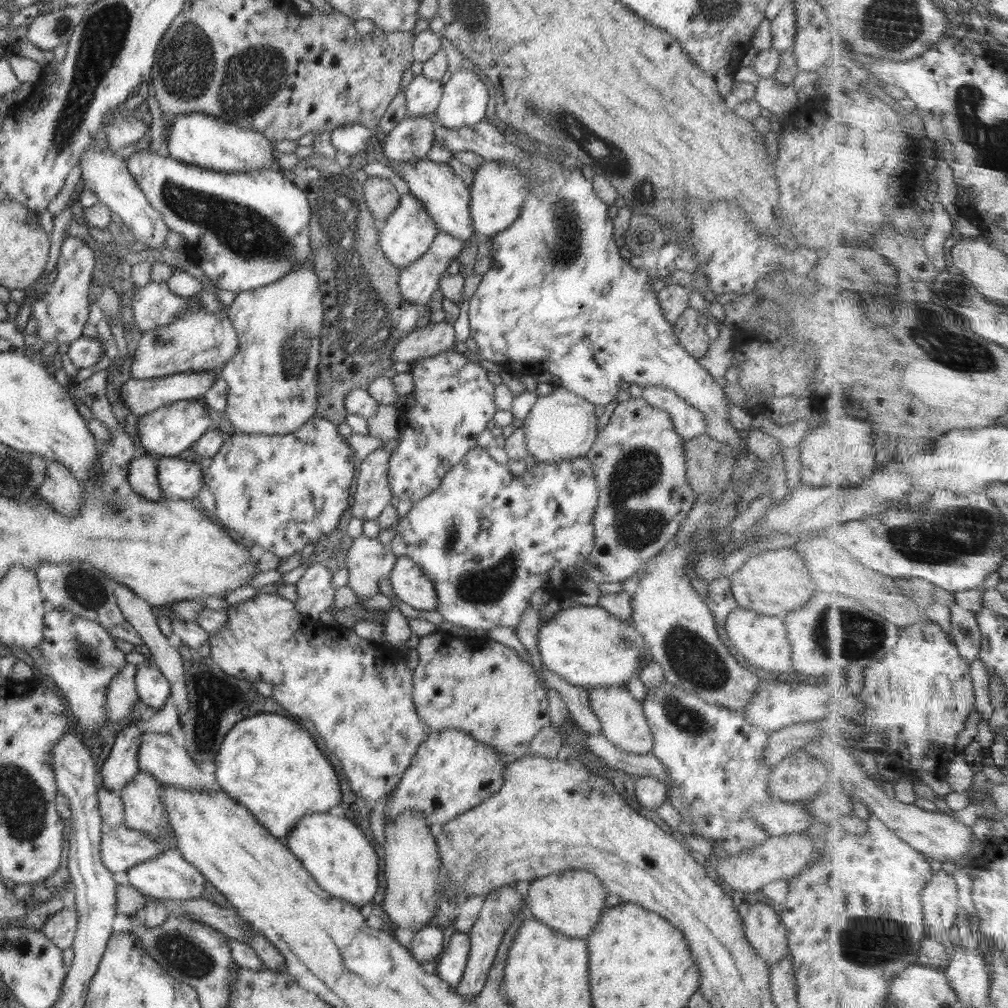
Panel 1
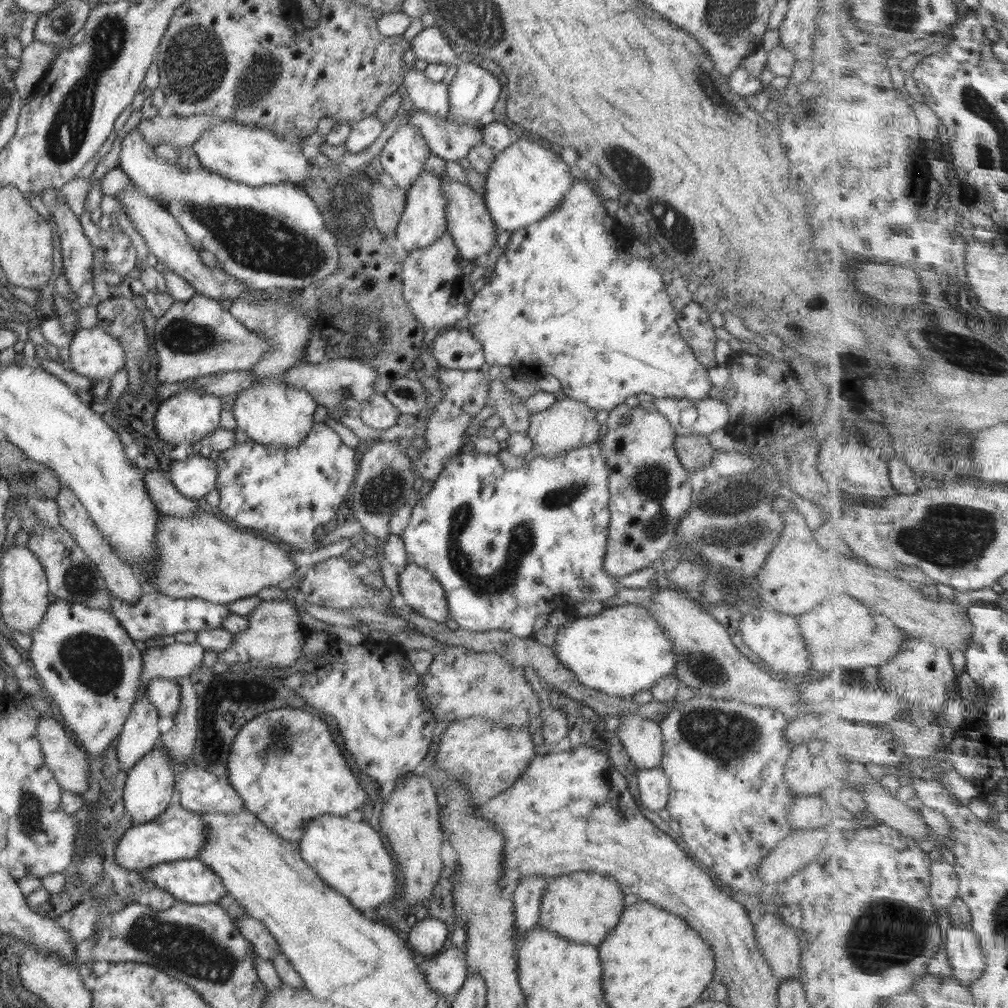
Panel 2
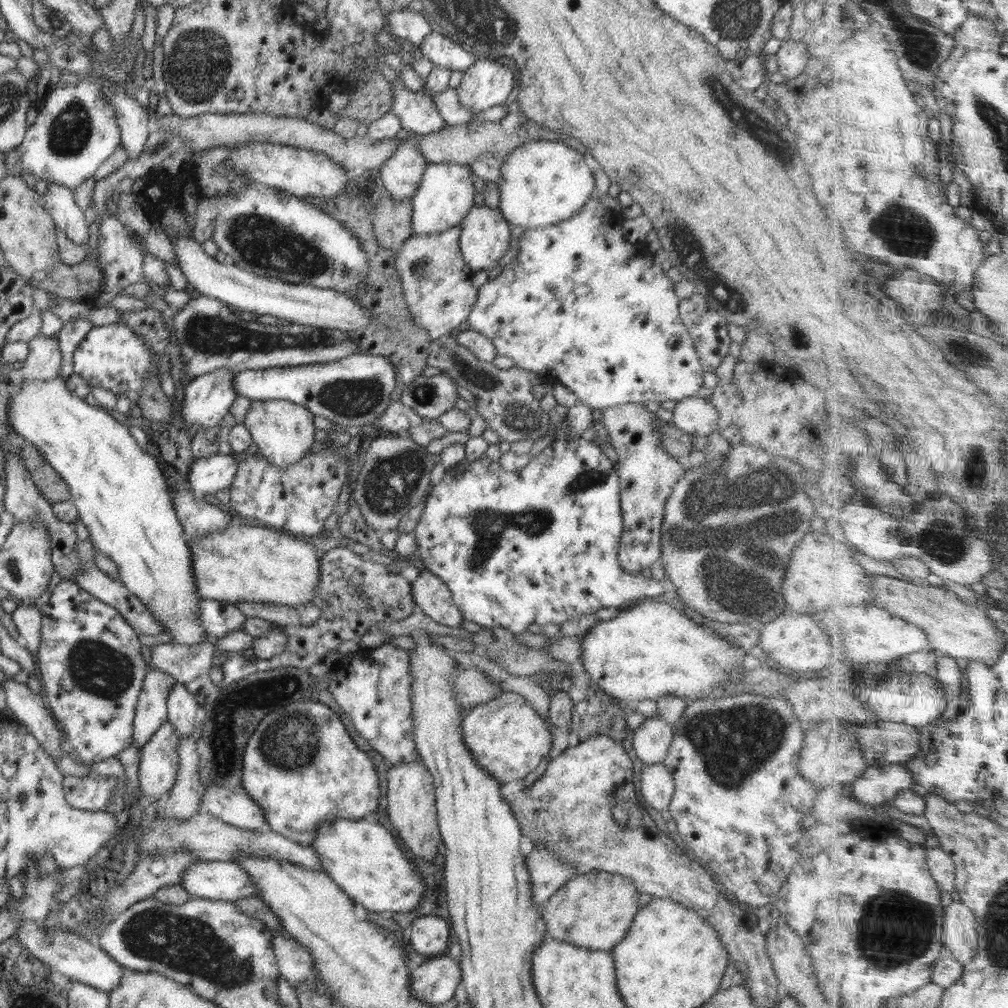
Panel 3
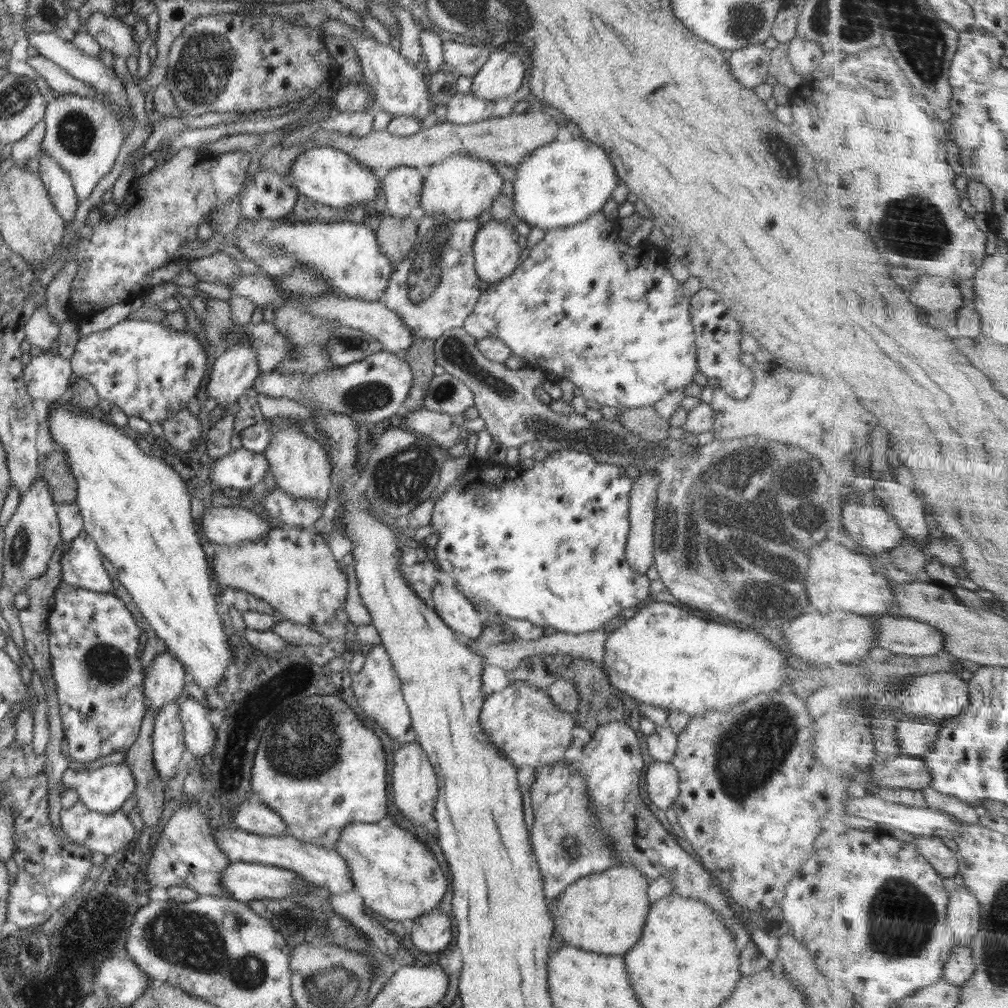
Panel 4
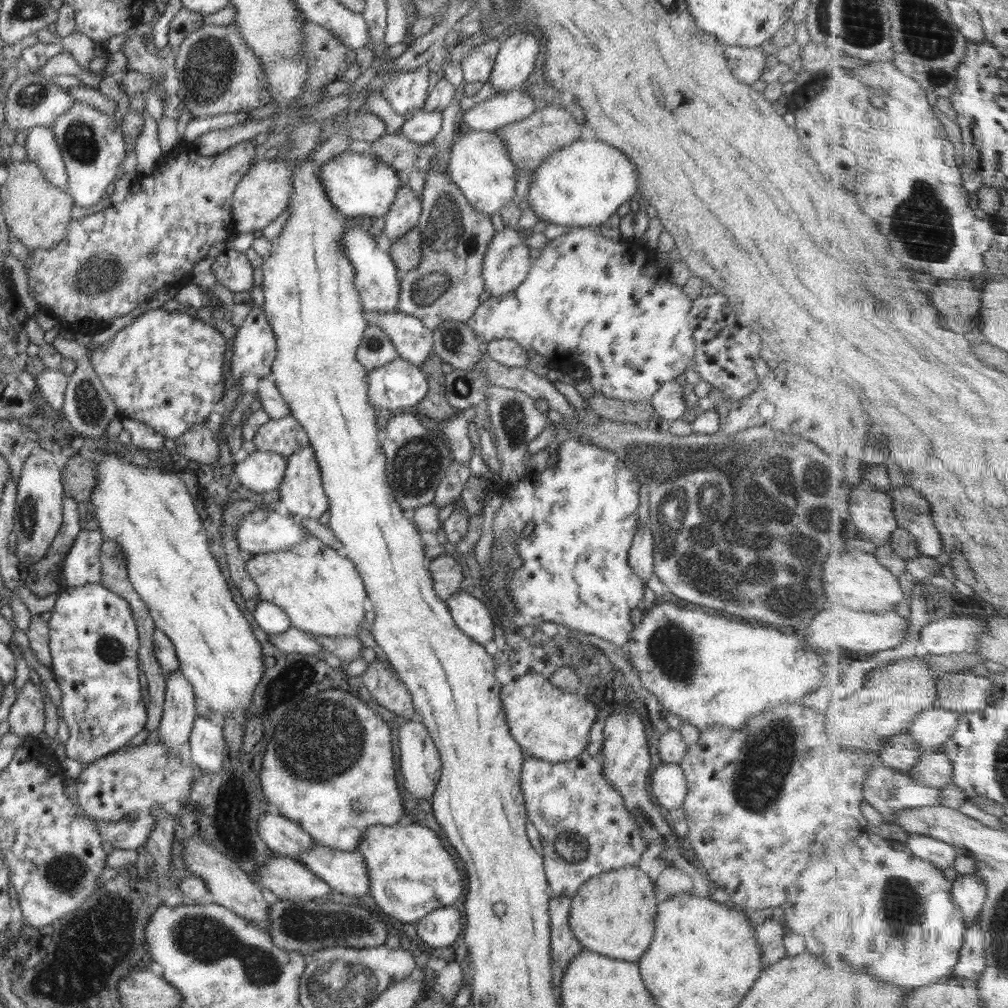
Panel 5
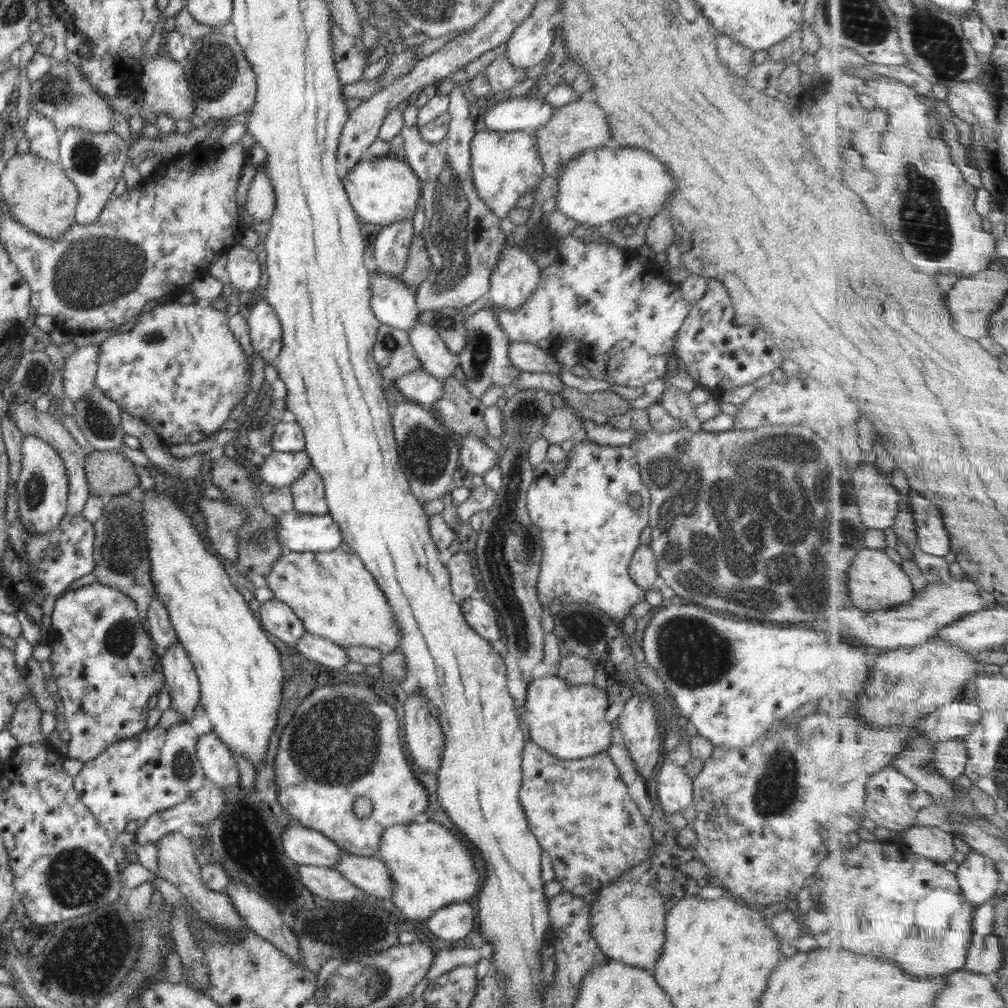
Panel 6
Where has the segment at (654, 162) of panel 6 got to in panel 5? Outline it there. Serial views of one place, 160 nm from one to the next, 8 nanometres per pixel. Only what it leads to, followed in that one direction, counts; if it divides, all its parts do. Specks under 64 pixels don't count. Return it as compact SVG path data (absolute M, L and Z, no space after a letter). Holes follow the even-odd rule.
M596 138L578 139L564 148L551 152L547 159L543 160L535 169L533 175L534 182L529 184L530 192L528 192L527 198L529 207L534 210L538 220L569 228L602 225L618 210L621 204L630 201L633 194L640 190L640 180L635 171L635 164L630 162L630 158L622 154L621 150Z

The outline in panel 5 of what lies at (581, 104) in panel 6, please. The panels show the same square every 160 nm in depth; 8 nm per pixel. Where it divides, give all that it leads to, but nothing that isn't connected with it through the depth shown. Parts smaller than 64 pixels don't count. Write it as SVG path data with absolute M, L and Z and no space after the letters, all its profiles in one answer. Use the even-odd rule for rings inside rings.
M548 104L542 109L536 109L528 118L512 122L497 130L497 135L503 140L512 162L520 168L537 169L543 160L555 150L568 146L572 141L580 139L584 123L578 123L566 109Z

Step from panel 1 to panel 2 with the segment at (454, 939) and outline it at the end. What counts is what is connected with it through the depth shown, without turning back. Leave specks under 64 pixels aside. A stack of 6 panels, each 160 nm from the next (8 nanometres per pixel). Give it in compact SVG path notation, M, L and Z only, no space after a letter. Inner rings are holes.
M450 946L444 952L437 953L426 964L425 974L429 985L442 994L442 997L454 996L469 975L467 948Z

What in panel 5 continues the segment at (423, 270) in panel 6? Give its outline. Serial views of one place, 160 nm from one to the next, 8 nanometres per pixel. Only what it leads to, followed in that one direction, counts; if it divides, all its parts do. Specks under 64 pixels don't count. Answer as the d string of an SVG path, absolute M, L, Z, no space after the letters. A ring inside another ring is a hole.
M416 226L408 229L400 240L388 246L390 258L401 275L415 269L421 263L421 242L422 235Z

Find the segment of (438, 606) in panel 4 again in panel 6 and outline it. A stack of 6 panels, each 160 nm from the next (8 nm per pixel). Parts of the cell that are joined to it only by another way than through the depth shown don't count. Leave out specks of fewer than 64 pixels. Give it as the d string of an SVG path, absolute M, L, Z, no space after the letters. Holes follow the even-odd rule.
M476 595L463 600L461 609L465 621L476 631L476 634L490 643L500 639L502 634L498 627L497 612L493 606L488 605Z

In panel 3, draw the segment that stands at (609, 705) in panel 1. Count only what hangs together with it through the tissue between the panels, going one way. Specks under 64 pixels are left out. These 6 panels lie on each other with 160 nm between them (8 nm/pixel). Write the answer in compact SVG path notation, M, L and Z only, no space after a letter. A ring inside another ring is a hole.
M659 716L648 717L634 730L634 754L645 765L663 763L669 746L675 741L672 727Z

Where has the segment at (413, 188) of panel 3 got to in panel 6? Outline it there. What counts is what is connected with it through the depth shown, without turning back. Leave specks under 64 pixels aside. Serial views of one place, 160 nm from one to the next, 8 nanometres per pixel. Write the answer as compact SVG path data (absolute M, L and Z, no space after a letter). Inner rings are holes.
M413 219L383 226L374 241L374 258L379 273L401 280L413 239Z

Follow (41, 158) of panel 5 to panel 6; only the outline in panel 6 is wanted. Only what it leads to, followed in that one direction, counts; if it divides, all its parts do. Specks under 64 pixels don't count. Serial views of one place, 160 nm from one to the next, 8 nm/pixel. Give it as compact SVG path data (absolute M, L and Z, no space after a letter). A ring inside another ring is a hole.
M31 108L21 134L30 142L30 153L47 160L47 162L59 162L61 133L49 118Z

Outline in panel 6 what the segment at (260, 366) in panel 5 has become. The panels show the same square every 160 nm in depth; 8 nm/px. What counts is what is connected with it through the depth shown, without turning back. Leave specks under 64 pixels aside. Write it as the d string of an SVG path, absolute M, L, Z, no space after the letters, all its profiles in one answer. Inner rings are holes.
M265 300L252 301L245 314L253 354L261 356L267 364L273 364L282 350L281 324L274 309Z

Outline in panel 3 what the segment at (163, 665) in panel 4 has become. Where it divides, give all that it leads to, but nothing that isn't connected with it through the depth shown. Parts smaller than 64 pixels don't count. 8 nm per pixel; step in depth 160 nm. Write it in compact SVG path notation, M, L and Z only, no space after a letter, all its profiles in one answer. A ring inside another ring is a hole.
M147 668L135 710L131 746L143 747L158 728L168 721L167 696L176 683L172 676Z

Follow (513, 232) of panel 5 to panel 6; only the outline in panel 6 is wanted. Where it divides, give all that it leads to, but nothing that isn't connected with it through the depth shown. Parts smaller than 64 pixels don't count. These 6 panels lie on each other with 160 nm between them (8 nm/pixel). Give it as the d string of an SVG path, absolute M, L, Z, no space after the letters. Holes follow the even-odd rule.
M506 245L490 277L492 305L515 311L541 281L535 258L516 245Z

